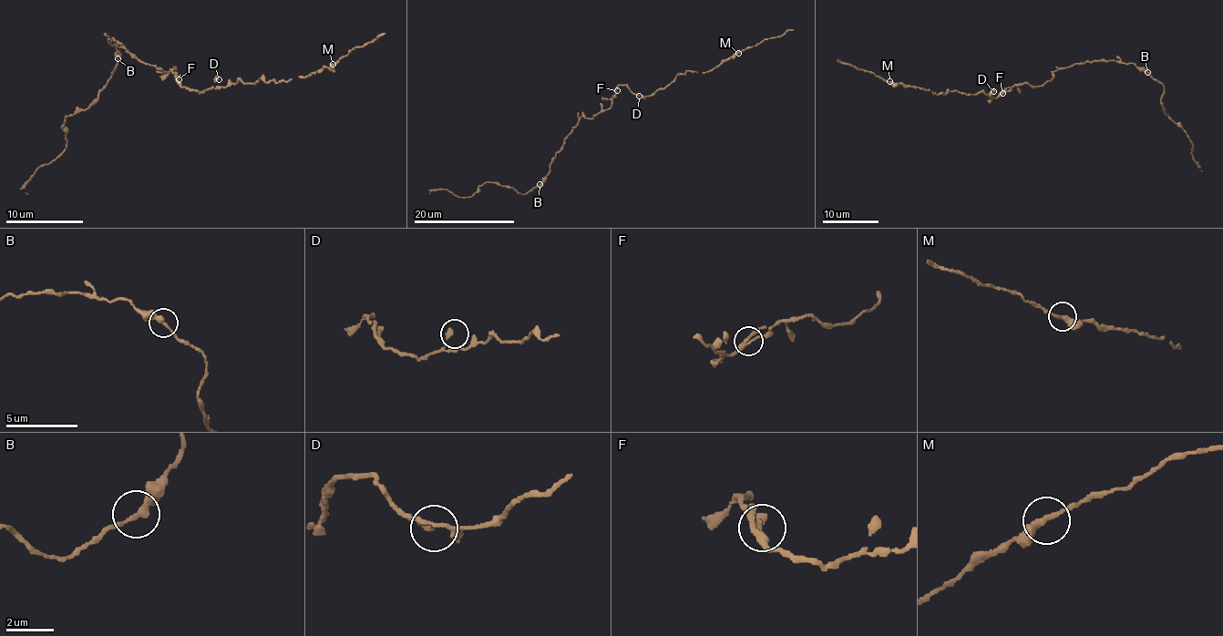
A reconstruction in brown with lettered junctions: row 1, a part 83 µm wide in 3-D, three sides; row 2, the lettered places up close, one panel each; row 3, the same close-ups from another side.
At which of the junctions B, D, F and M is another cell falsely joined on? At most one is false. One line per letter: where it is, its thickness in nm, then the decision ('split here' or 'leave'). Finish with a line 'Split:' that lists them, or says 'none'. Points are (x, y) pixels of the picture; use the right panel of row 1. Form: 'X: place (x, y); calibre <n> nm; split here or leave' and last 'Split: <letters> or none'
B: place (1147, 72); calibre 280 nm; leave
D: place (993, 91); calibre 300 nm; leave
F: place (1002, 93); calibre 240 nm; leave
M: place (889, 81); calibre 280 nm; leave
Split: none

